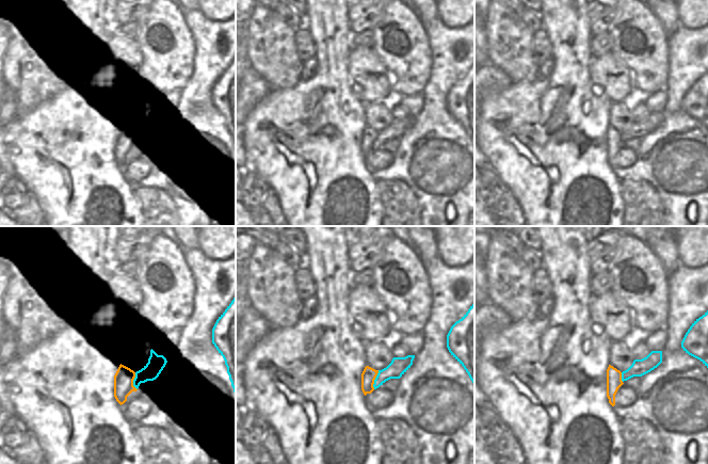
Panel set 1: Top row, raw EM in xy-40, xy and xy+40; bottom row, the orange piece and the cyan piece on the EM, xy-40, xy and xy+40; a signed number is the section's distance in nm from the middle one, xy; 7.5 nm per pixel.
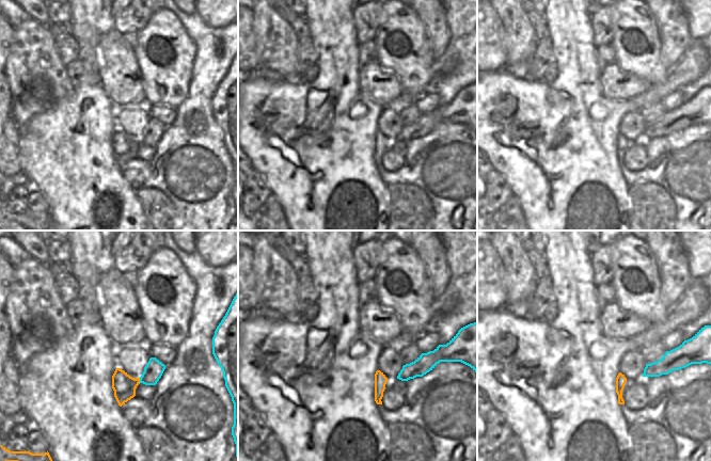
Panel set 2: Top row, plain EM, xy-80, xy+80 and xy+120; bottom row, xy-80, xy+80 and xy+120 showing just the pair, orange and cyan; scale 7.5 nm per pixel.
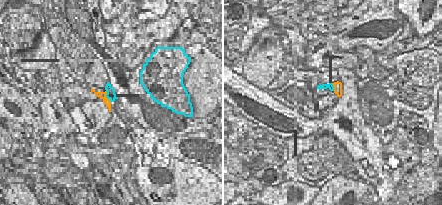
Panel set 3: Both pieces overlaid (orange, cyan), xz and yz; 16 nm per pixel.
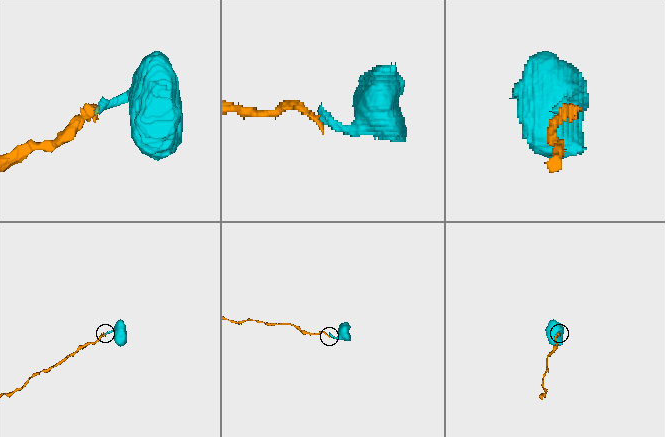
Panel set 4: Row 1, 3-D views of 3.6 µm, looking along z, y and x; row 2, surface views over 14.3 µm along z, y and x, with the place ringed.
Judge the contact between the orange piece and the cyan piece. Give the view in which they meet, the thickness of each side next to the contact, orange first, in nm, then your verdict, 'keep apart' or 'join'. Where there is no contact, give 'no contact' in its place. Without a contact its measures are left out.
contact in xy; calibres 110 and 130 nm; join

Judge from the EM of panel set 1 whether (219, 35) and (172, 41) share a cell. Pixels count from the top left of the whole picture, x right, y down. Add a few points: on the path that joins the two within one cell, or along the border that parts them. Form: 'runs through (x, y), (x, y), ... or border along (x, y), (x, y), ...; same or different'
border along (181, 16), (194, 43), (193, 64); different

